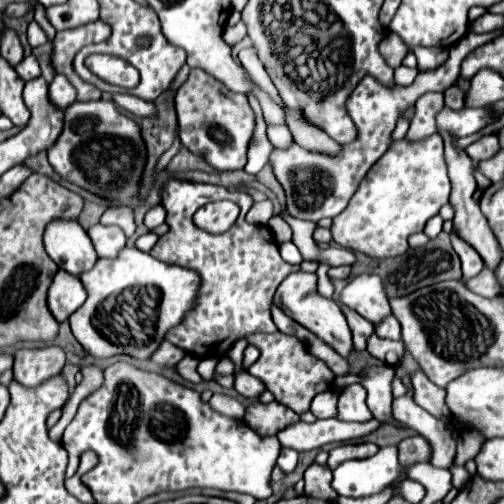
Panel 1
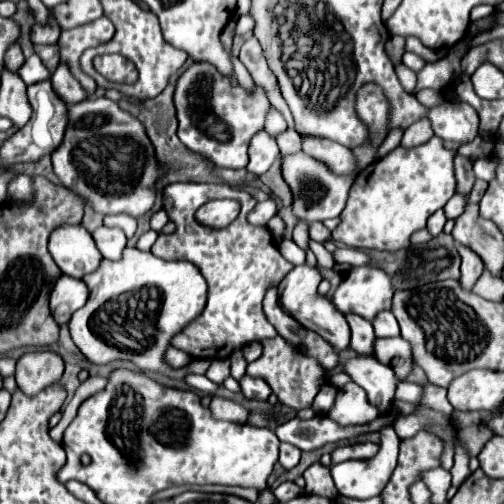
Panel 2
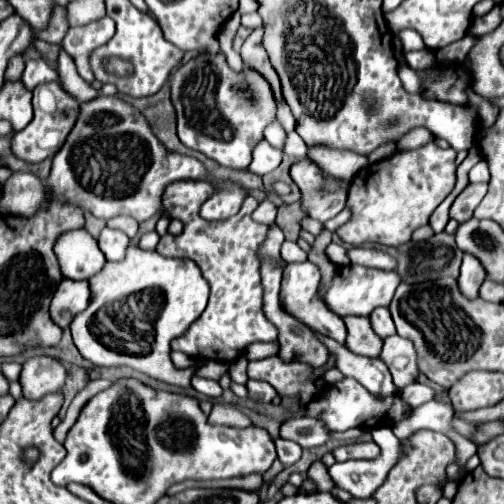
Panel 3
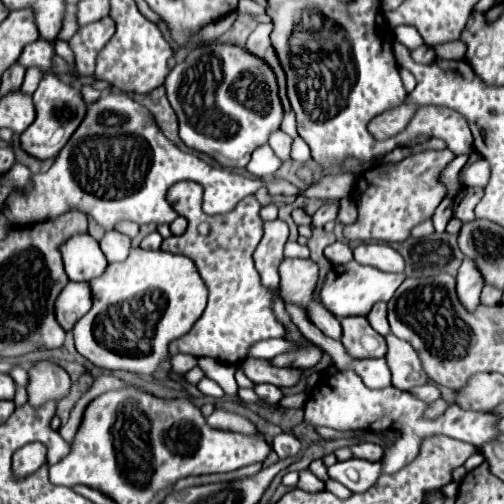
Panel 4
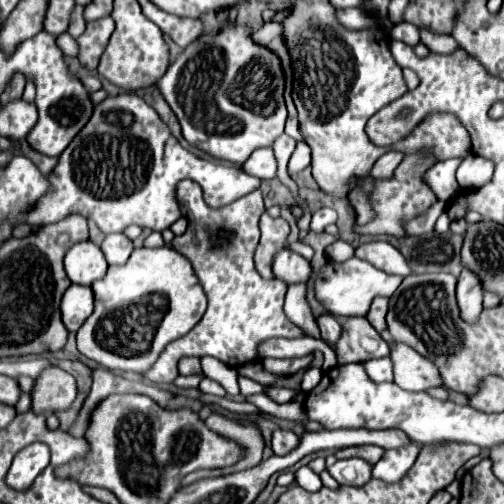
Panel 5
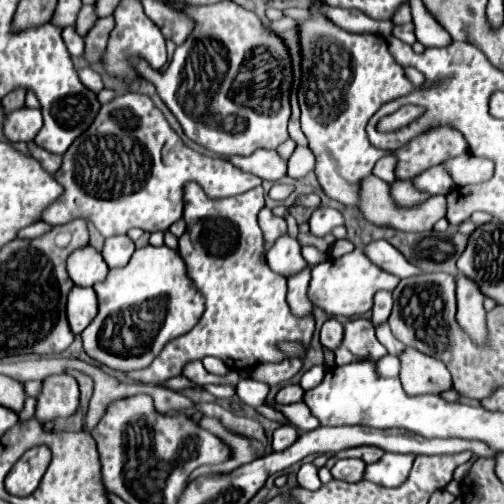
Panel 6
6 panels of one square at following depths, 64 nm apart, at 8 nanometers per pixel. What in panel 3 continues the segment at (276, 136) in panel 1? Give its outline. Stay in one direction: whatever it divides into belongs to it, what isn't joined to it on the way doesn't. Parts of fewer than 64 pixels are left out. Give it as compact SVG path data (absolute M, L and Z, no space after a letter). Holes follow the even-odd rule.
M290 132L288 138L286 138L284 154L294 156L294 158L298 158L298 160L304 160L304 158L308 158L308 146L304 144L304 140L302 140L296 132Z

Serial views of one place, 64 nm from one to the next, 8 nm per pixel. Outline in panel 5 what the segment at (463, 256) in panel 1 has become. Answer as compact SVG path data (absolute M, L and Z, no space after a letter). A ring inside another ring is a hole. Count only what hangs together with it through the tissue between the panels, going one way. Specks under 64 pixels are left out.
M462 268L458 276L458 286L456 286L456 298L458 298L458 308L460 316L464 322L474 324L480 314L482 314L482 294L484 290L480 288L480 280L472 276L466 268Z

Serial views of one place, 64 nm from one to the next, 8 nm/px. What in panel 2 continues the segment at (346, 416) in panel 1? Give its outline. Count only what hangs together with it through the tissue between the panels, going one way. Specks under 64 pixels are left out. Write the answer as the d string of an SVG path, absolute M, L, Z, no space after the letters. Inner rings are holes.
M348 382L338 390L334 406L326 414L340 426L360 426L382 416L382 412L368 402L366 392L356 384Z

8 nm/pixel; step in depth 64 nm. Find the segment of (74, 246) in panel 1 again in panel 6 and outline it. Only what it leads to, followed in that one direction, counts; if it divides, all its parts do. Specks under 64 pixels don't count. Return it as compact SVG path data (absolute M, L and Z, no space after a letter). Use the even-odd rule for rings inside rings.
M86 246L68 256L68 274L76 286L94 286L96 282L106 280L108 266L100 252Z

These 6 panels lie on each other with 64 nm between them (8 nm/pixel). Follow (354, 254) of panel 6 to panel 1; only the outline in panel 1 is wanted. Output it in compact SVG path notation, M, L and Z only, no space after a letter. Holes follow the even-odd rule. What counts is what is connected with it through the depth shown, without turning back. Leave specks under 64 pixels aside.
M358 274L348 278L346 288L340 292L338 304L356 310L372 324L378 324L380 318L390 314L384 282L378 274Z

